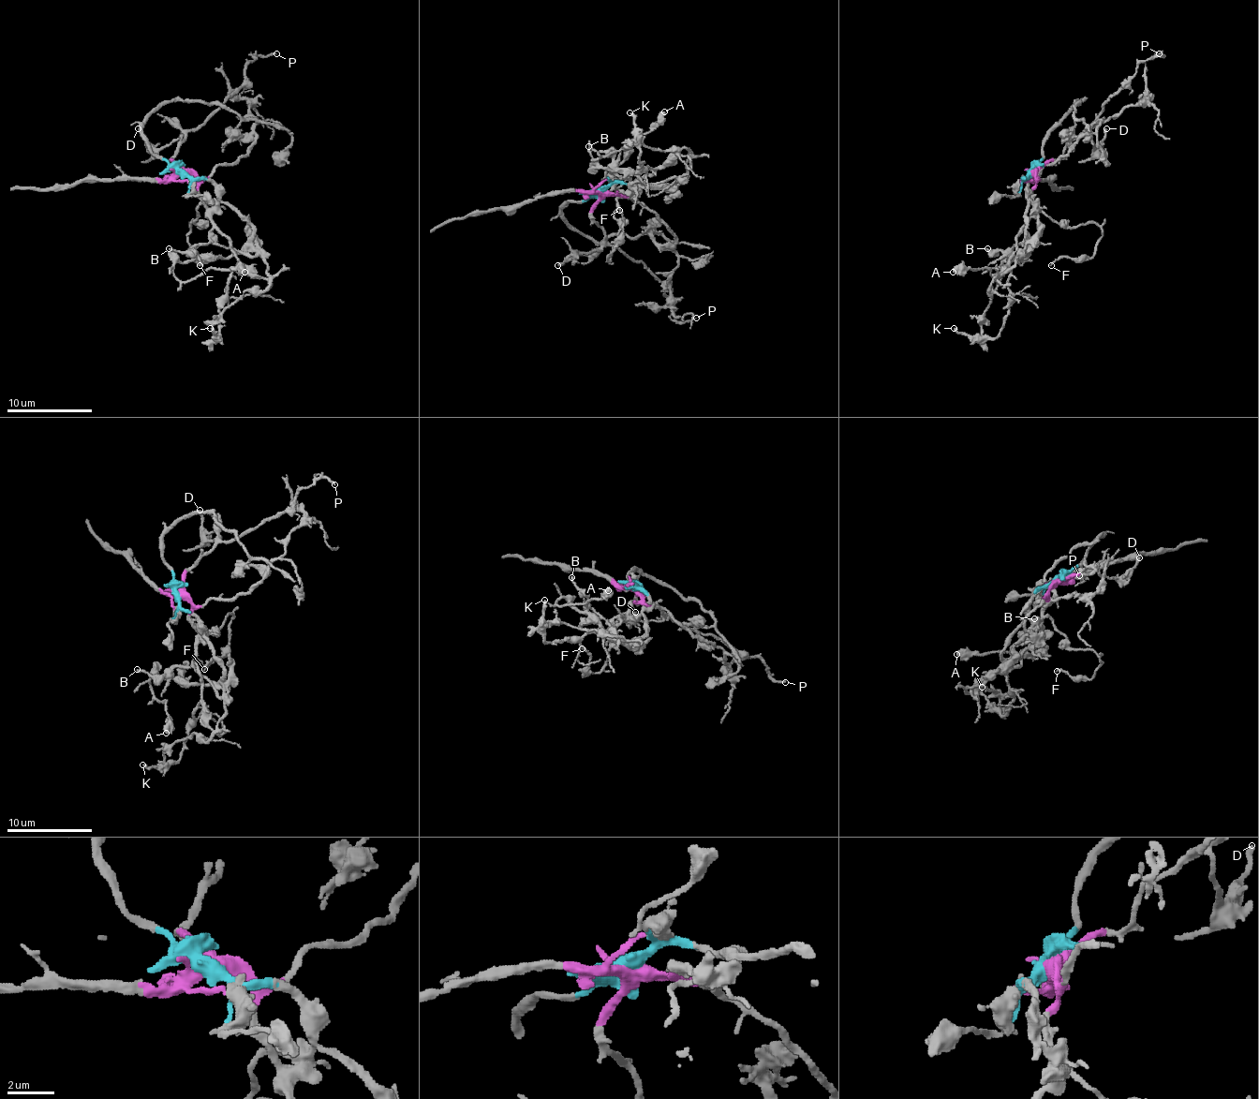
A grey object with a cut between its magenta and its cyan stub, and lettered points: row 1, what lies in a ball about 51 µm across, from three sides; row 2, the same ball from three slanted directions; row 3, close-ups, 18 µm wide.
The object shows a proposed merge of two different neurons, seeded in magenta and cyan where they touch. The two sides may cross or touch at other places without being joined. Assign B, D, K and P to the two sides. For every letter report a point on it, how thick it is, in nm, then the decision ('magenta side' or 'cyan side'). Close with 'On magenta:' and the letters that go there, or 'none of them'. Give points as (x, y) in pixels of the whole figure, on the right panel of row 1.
B: at (987, 248); 220 nm thick; magenta side
D: at (1106, 128); 220 nm thick; magenta side
K: at (954, 328); 280 nm thick; magenta side
P: at (1159, 53); 180 nm thick; magenta side
On magenta: B, D, K, P

